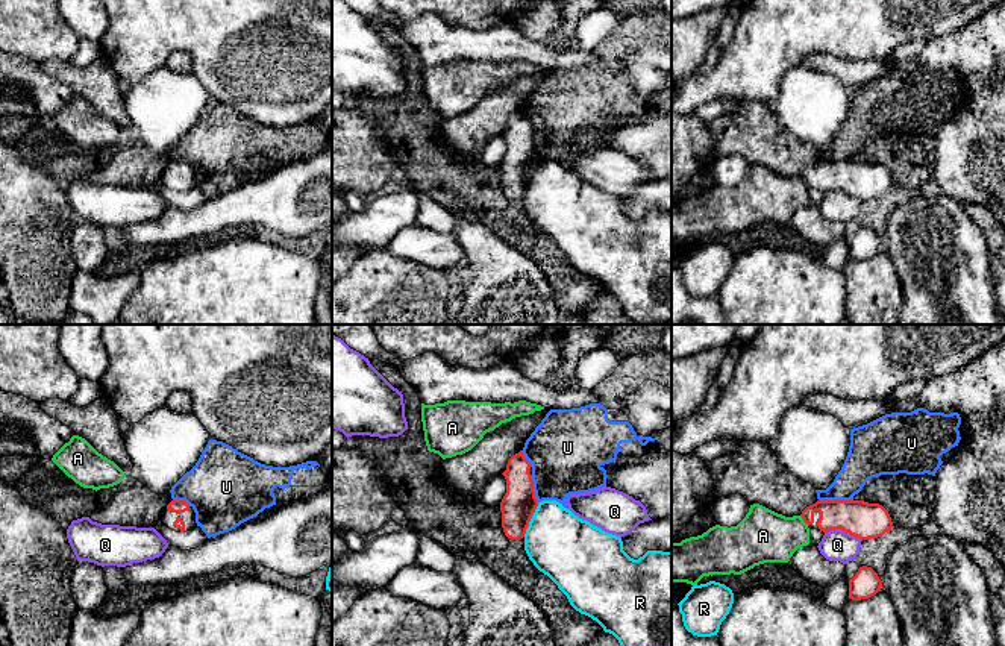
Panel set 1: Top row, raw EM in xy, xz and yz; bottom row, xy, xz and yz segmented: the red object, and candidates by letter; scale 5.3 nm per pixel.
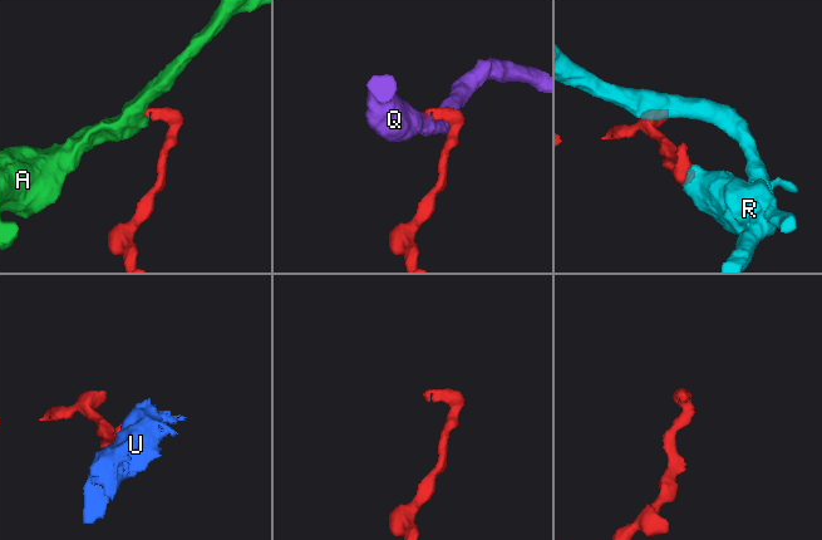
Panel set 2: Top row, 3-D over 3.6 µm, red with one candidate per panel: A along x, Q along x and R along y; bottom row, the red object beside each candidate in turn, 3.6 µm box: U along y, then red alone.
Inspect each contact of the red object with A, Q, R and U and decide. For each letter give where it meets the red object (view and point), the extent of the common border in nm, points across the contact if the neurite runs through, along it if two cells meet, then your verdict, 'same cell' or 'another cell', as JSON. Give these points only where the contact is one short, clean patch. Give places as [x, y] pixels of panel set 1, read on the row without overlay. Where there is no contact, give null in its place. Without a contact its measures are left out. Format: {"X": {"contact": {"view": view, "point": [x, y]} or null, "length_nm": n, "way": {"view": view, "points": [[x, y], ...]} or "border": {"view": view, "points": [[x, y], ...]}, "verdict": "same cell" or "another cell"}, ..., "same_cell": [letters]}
{"A": {"contact": {"view": "yz", "point": [804, 181]}, "length_nm": 80, "border": {"view": "yz", "points": [[799, 176], [808, 185]]}, "verdict": "another cell"}, "Q": {"contact": {"view": "yz", "point": [843, 190]}, "length_nm": 200, "border": {"view": "yz", "points": [[825, 191], [843, 190], [861, 200]]}, "verdict": "another cell"}, "R": {"contact": {"view": "xz", "point": [529, 181]}, "length_nm": 190, "border": {"view": "xz", "points": [[538, 164], [523, 196]]}, "verdict": "another cell"}, "U": {"contact": {"view": "yz", "point": [835, 161]}, "length_nm": 180, "border": {"view": "yz", "points": [[852, 158], [819, 161]]}, "verdict": "another cell"}, "same_cell": []}

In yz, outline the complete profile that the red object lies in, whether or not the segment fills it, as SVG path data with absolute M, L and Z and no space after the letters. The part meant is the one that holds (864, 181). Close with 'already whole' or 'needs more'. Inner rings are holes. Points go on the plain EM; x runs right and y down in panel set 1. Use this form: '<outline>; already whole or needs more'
M853 159L817 161L803 170L800 177L809 190L841 190L861 202L882 197L893 188L891 177L882 165Z; needs more

